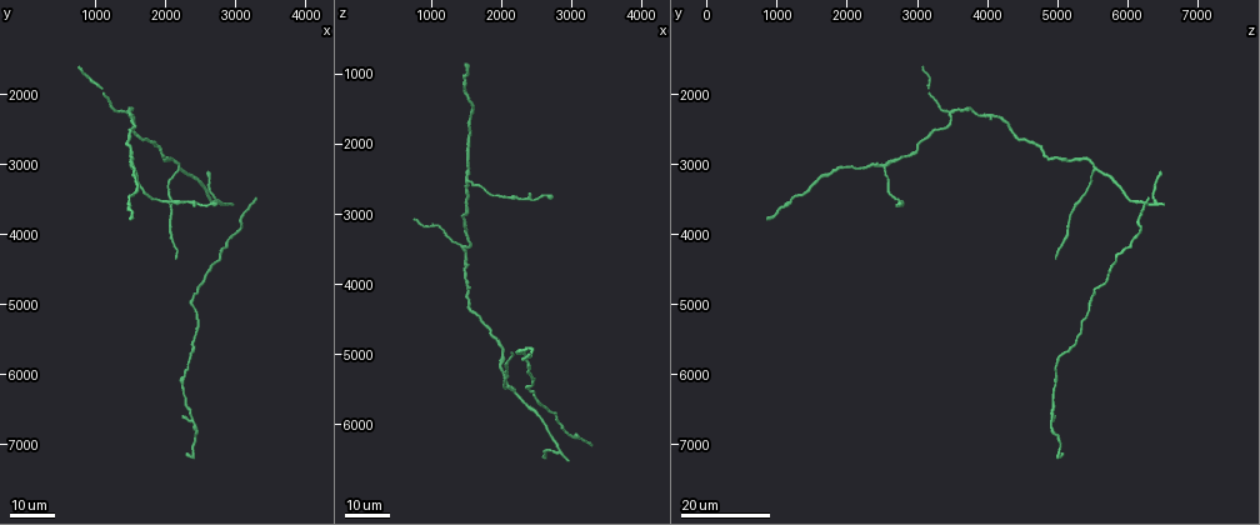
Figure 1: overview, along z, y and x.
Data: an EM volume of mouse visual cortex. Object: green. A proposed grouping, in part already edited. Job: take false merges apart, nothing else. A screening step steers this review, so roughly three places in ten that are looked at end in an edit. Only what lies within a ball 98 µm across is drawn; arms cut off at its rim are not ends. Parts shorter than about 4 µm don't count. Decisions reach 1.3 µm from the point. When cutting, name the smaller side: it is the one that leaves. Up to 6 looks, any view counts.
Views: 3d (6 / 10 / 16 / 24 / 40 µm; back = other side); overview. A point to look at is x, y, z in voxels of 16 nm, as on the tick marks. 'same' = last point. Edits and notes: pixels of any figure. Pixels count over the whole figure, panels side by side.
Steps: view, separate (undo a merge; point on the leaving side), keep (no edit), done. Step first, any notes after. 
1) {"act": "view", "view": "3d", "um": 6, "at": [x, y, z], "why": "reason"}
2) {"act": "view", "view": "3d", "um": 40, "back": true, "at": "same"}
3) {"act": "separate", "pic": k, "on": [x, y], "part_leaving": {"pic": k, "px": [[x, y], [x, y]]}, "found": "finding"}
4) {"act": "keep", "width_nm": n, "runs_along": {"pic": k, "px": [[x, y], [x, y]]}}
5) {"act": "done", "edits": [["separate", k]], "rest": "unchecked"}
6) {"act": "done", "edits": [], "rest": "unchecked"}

{"act": "view", "view": "3d", "um": 24, "at": [1500, 3000, 2500], "why": "small branch off a trunk"}

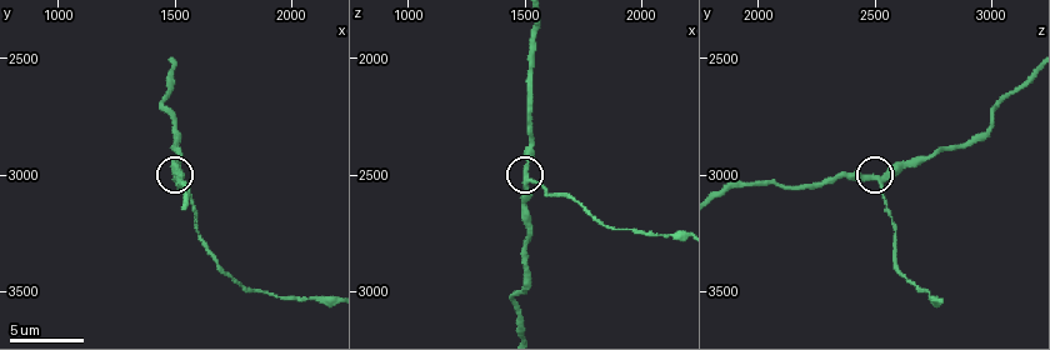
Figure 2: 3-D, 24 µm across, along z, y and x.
{"act": "view", "view": "3d", "um": 10, "at": [1530, 3040, 2530], "why": "closer look"}

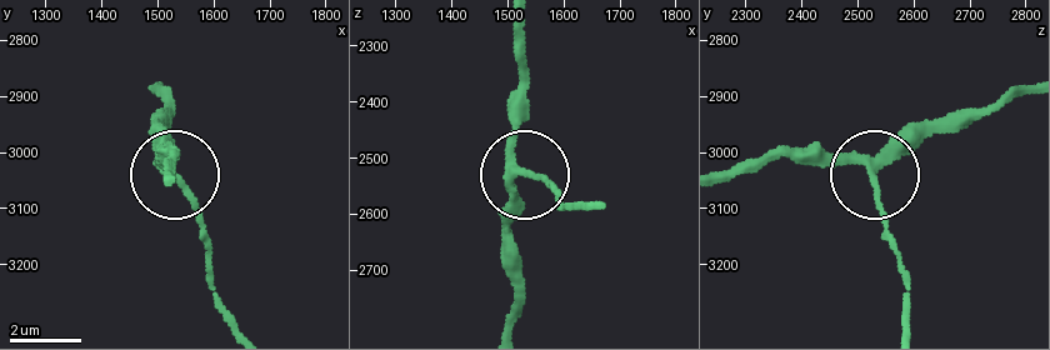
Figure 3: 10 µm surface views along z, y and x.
{"act": "view", "view": "3d", "um": 6, "at": [1525, 3035, 2520]}

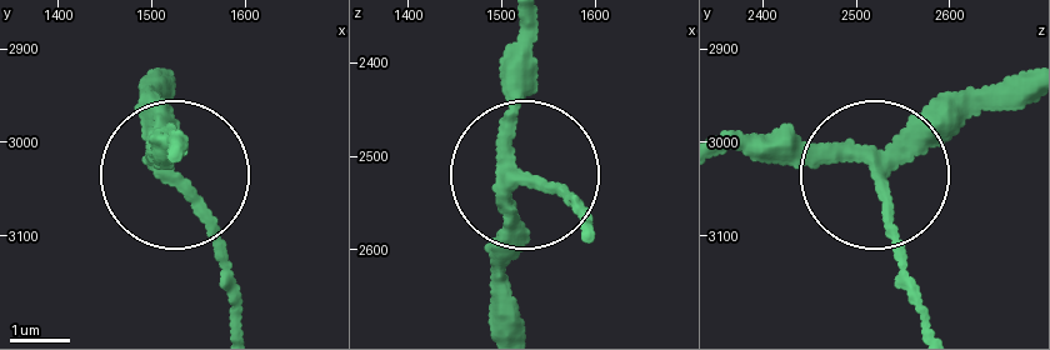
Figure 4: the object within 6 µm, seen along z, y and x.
{"act": "keep", "arms": 3, "runs_along": {"pic": 4, "px": [[1025, 73], [951, 98], [881, 171], [901, 286]]}, "found": "all the same cell"}

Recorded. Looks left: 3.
{"act": "view", "view": "3d", "um": 16, "at": [2150, 3000, 5500], "why": "a fork"}

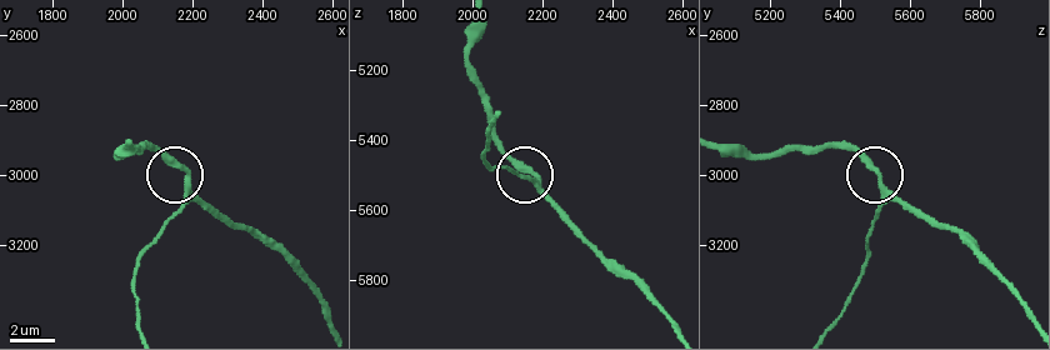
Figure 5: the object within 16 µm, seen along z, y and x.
{"act": "view", "view": "3d", "um": 6, "at": [2190, 3030, 5510]}

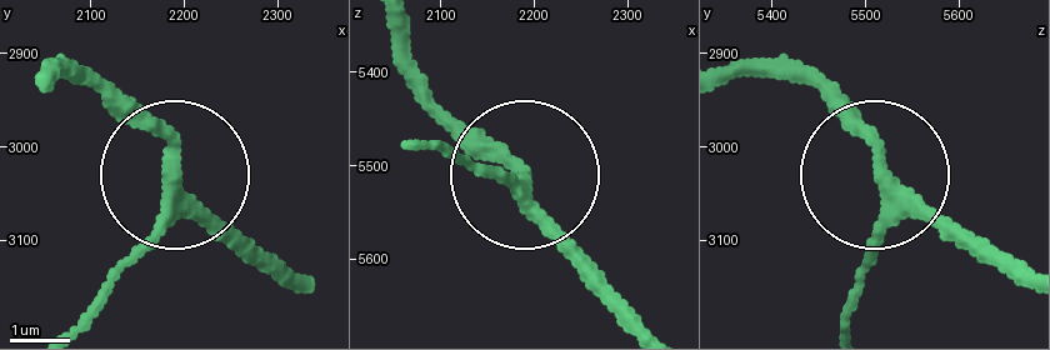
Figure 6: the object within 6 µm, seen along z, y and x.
{"act": "keep", "arms": 3, "runs_along": {"pic": 6, "px": [[888, 176], [794, 61]]}, "found": "one cell here"}

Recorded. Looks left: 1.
{"act": "done", "edits": [], "rest": "unchecked"}

